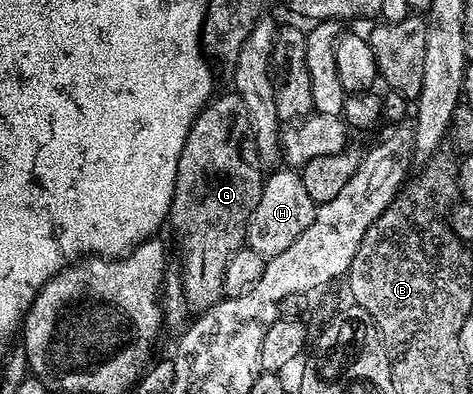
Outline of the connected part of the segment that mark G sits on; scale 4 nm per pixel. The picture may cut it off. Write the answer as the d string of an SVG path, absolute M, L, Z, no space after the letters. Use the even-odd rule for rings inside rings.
M237 93L229 94L219 94L195 117L184 141L184 149L180 153L174 196L168 216L168 227L174 230L178 255L182 258L182 299L194 313L207 311L223 298L222 278L226 266L230 258L246 243L246 225L260 201L264 182L264 171L261 171L263 168L260 166L256 141L250 132L250 114Z

